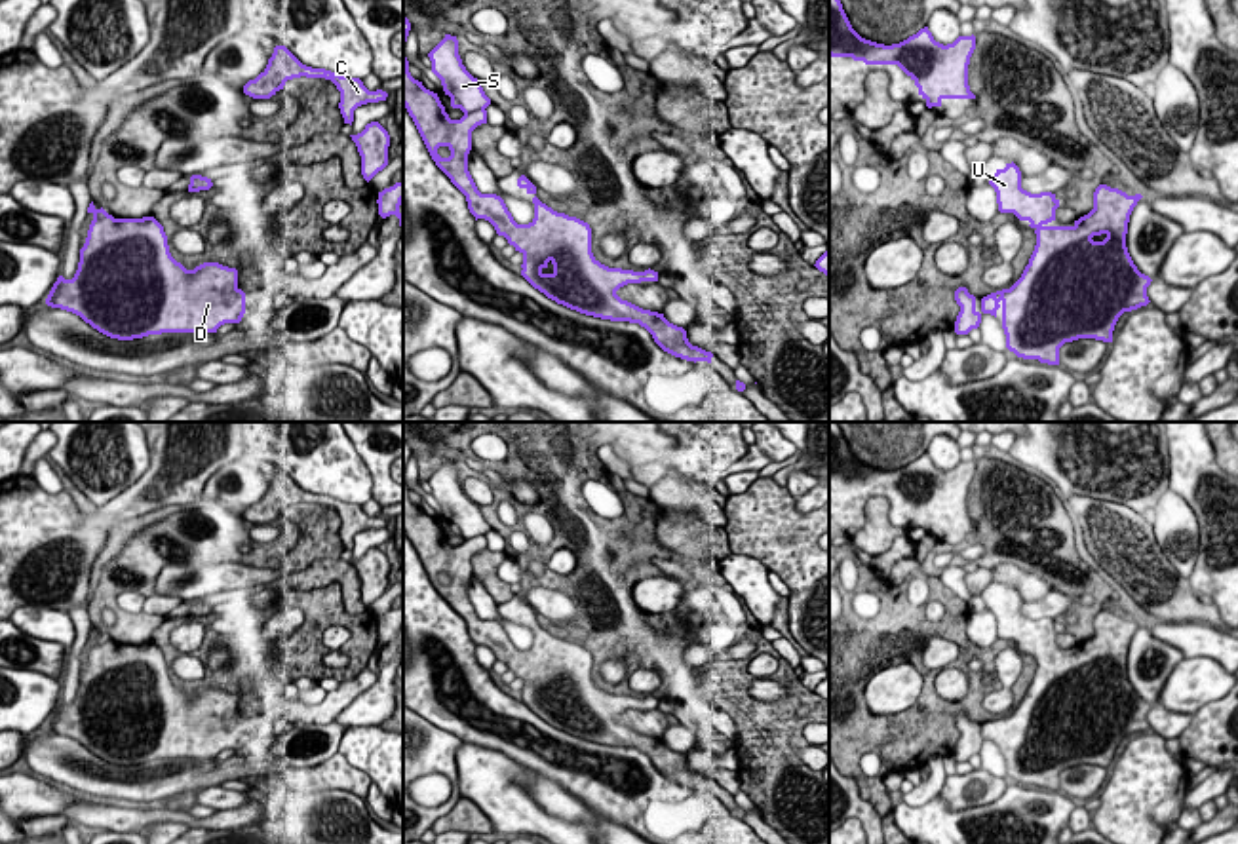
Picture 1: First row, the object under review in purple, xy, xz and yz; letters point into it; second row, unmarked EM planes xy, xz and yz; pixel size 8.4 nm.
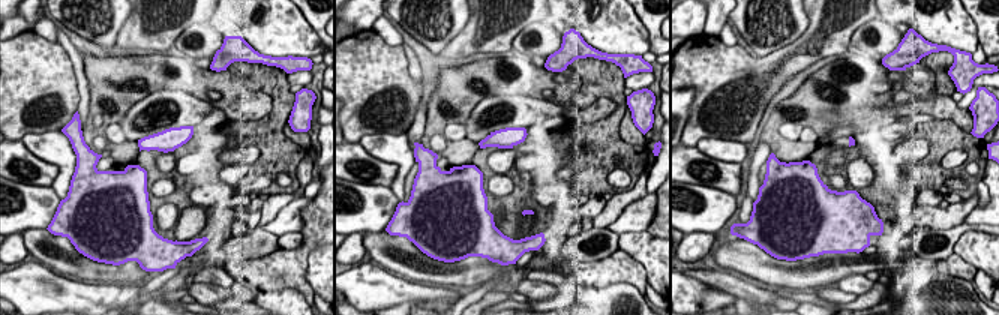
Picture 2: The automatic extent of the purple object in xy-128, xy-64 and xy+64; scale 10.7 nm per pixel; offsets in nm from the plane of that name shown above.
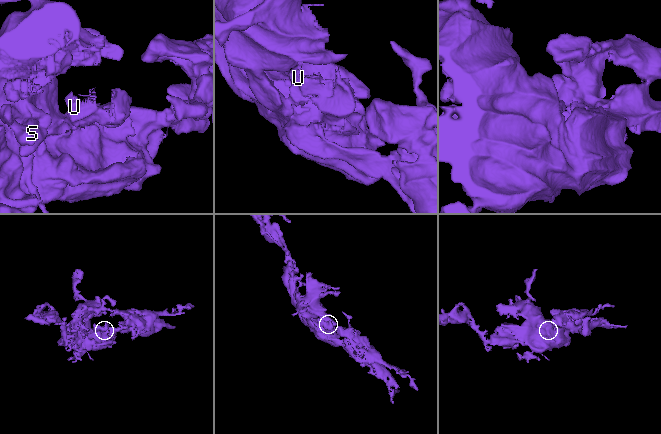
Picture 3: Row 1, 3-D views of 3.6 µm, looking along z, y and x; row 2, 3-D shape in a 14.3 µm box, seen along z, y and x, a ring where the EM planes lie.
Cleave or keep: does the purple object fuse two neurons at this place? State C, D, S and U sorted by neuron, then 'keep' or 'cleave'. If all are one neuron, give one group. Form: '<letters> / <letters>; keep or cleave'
C D S / U; cleave

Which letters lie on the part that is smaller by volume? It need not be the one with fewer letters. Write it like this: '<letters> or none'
U

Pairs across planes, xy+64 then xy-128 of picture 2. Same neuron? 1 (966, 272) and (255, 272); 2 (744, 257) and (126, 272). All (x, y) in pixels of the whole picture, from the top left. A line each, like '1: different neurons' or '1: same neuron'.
1: same neuron
2: same neuron

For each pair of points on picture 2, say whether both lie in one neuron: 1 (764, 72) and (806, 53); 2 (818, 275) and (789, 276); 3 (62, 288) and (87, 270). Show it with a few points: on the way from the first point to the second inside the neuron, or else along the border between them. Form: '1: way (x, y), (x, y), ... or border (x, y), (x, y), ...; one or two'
1: way (774, 69), (795, 57); one
2: way (810, 275), (797, 275); one
3: border (39, 261), (59, 273); two

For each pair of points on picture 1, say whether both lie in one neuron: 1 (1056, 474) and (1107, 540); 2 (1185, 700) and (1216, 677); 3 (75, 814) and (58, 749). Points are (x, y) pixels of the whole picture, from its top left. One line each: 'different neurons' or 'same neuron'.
1: different neurons
2: same neuron
3: different neurons

